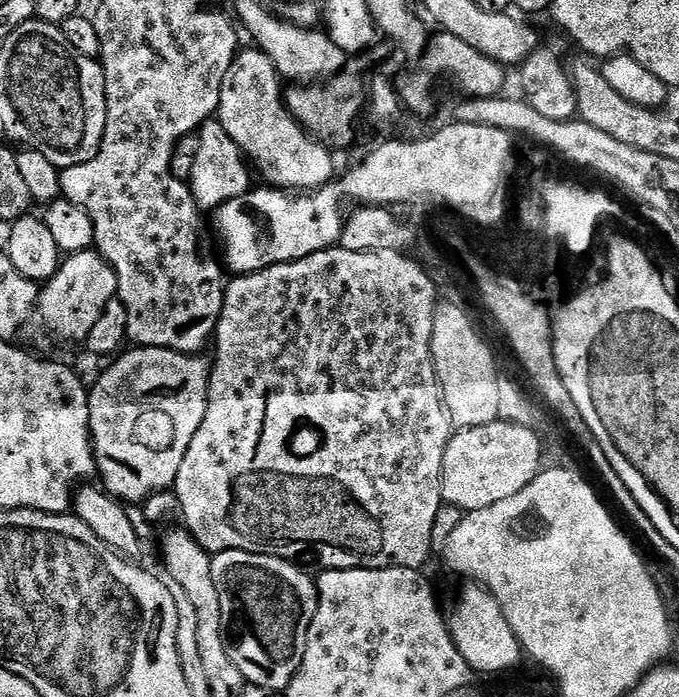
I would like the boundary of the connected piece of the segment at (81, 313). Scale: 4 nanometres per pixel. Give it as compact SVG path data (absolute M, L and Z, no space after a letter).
M95 250L71 253L60 269L39 289L34 316L52 336L84 342L101 317L107 303L116 296L116 272Z

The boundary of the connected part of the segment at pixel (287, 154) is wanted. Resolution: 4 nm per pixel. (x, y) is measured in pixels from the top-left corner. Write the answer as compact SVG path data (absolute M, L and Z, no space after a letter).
M259 47L250 48L249 52L237 51L232 63L224 69L218 109L220 125L250 161L251 167L260 171L260 176L264 179L261 181L265 185L279 190L315 190L323 188L325 184L331 184L337 175L336 160L328 153L331 151L309 136L289 112L282 92L280 96L282 77L270 58L261 52Z

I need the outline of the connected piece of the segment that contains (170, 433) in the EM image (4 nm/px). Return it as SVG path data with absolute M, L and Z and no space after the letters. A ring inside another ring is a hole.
M136 346L131 350L133 352L128 352L125 356L122 356L123 354L117 355L112 361L117 360L97 378L96 385L91 385L88 397L88 434L92 443L92 456L96 459L96 472L98 477L100 476L101 482L99 481L99 483L102 485L103 491L120 502L127 502L126 500L143 502L153 493L163 493L165 490L171 489L176 483L176 475L182 466L182 458L186 454L198 426L202 424L202 418L206 412L210 364L207 359L203 360L203 355L176 352L172 348L142 348Z

